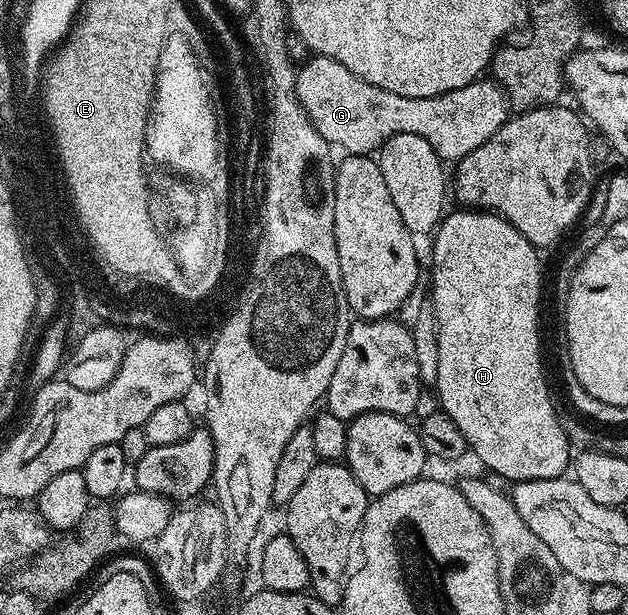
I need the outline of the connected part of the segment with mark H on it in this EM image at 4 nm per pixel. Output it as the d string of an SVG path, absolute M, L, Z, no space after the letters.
M457 210L451 214L443 215L441 223L438 224L436 231L433 233L434 239L434 285L430 288L429 299L434 306L434 317L438 323L438 345L440 346L439 372L436 383L436 395L441 411L448 414L448 418L452 418L452 422L456 422L456 426L460 426L460 434L464 434L466 443L471 453L478 455L478 460L486 468L491 468L498 476L503 476L509 482L517 482L520 480L556 480L563 475L562 472L571 467L572 464L572 447L566 440L565 431L562 429L561 422L558 420L557 410L555 408L555 397L550 395L547 387L543 387L542 375L538 369L538 355L544 351L544 348L536 348L536 338L532 338L532 334L516 334L516 234L520 234L520 230L516 230L516 226L512 226L502 216L497 216L494 212L483 212L481 210Z

